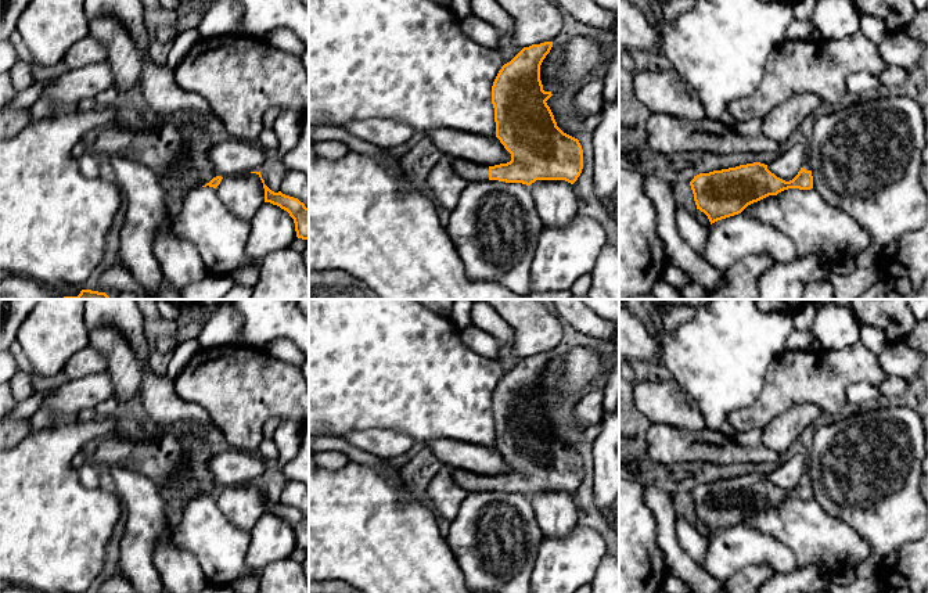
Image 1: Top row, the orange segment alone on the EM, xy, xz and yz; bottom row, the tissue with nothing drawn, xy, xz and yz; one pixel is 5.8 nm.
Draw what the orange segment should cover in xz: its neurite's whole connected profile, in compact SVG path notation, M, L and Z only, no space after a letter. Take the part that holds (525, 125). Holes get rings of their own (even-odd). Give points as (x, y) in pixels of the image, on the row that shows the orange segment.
M553 42L524 47L499 71L492 86L496 137L511 154L511 161L494 166L453 159L453 170L467 180L499 180L530 186L536 180L565 180L573 184L583 169L583 150L578 139L564 133L547 105L551 91L544 91L540 80L540 65L550 53Z

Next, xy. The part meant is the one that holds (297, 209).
M251 172L251 173L256 173L260 177L262 183L263 183L263 188L265 188L265 202L270 202L270 204L277 205L281 209L287 211L289 213L289 216L294 219L296 237L298 238L302 238L302 240L309 240L309 208L306 208L305 204L301 202L298 198L285 195L281 191L278 191L278 193L271 191L265 184L265 180L262 179L260 172Z

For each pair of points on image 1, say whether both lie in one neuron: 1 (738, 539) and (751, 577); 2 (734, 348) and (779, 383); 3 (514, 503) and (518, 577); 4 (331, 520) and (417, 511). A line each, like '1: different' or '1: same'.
1: different
2: different
3: same
4: same

